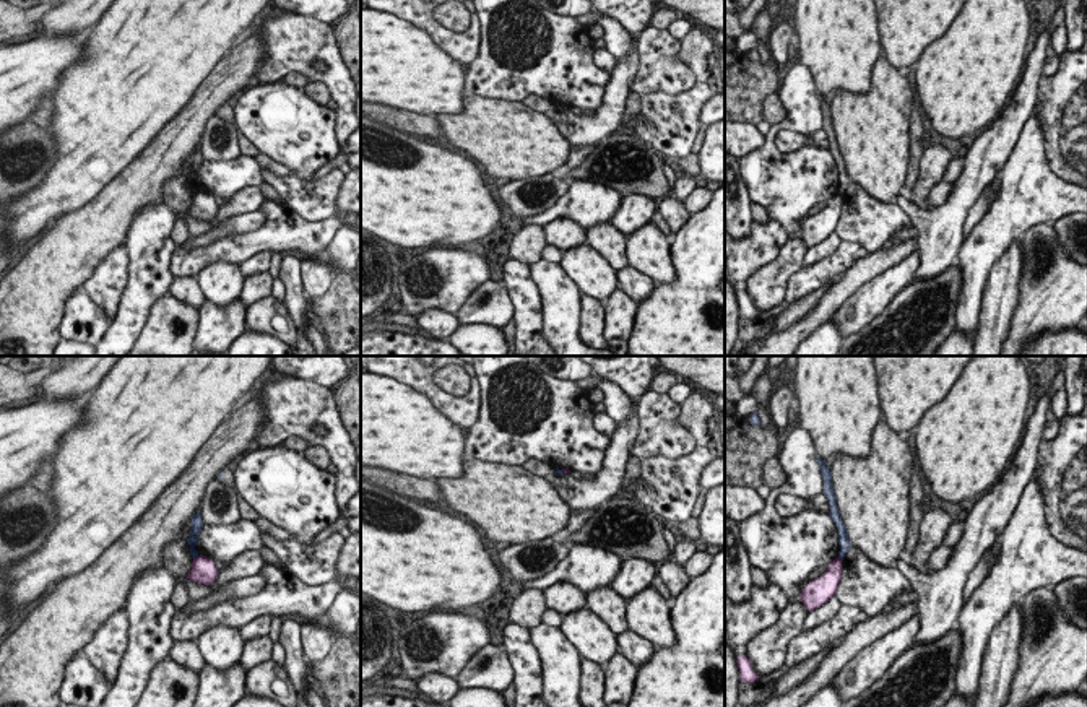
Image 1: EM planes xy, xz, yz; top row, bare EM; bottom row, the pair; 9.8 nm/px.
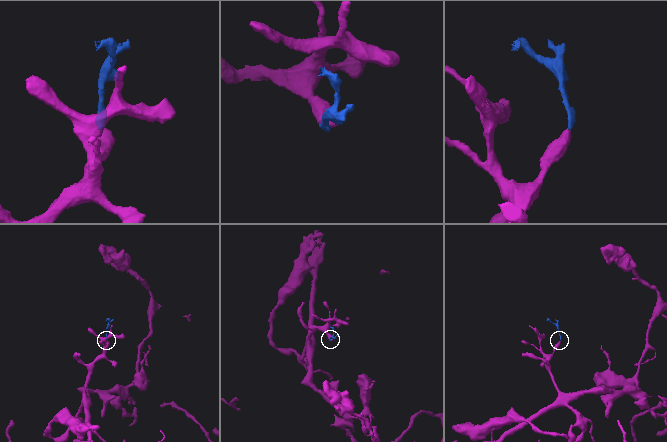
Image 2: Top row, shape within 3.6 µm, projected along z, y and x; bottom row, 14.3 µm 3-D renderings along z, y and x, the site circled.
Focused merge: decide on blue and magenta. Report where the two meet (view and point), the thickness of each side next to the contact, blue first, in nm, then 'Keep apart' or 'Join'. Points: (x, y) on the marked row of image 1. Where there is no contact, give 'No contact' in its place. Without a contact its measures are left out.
Touches blue at xy (195, 556). Thickness 100 nm (blue) against 240 nm. Keep apart

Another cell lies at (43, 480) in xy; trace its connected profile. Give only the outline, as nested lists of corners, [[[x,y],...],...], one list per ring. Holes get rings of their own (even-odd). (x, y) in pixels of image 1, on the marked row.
[[[50,460],[42,463],[41,470],[28,481],[28,484],[49,494],[52,488],[52,479],[54,479],[54,463]]]

